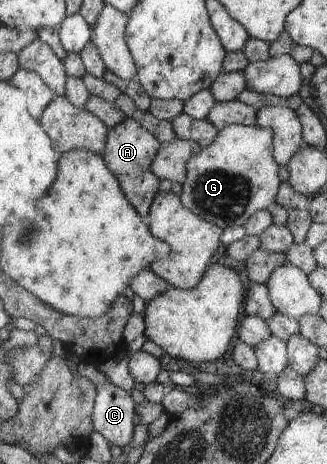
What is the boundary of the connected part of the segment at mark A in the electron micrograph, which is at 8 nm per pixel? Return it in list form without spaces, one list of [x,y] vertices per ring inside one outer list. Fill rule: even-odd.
[[[128,117],[108,129],[107,146],[101,154],[107,168],[117,177],[125,198],[144,218],[147,218],[152,200],[159,192],[160,177],[152,172],[151,164],[161,146],[163,144],[148,129]]]

